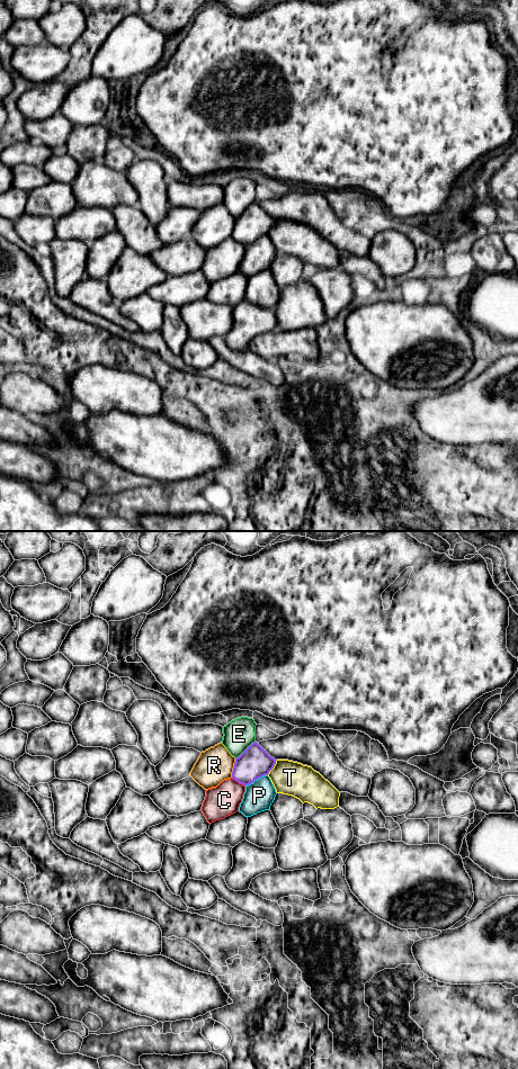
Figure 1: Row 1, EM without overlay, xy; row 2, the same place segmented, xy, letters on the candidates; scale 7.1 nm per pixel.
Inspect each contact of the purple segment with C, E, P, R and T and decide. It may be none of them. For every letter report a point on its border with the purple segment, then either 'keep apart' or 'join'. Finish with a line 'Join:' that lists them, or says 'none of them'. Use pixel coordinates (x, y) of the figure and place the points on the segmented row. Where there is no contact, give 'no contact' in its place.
C: xy (238, 781) | keep apart
E: xy (246, 749) | keep apart
P: xy (256, 779) | keep apart
R: xy (233, 767) | keep apart
T: xy (273, 767) | keep apart
Join: none of them

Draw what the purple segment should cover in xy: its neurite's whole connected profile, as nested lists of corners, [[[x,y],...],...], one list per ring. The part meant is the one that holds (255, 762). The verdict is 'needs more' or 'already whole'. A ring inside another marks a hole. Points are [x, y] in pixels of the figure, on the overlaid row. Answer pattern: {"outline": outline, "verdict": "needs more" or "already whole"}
{"outline": [[[254,742],[235,758],[232,779],[243,785],[249,785],[256,780],[268,775],[276,761]]], "verdict": "already whole"}

